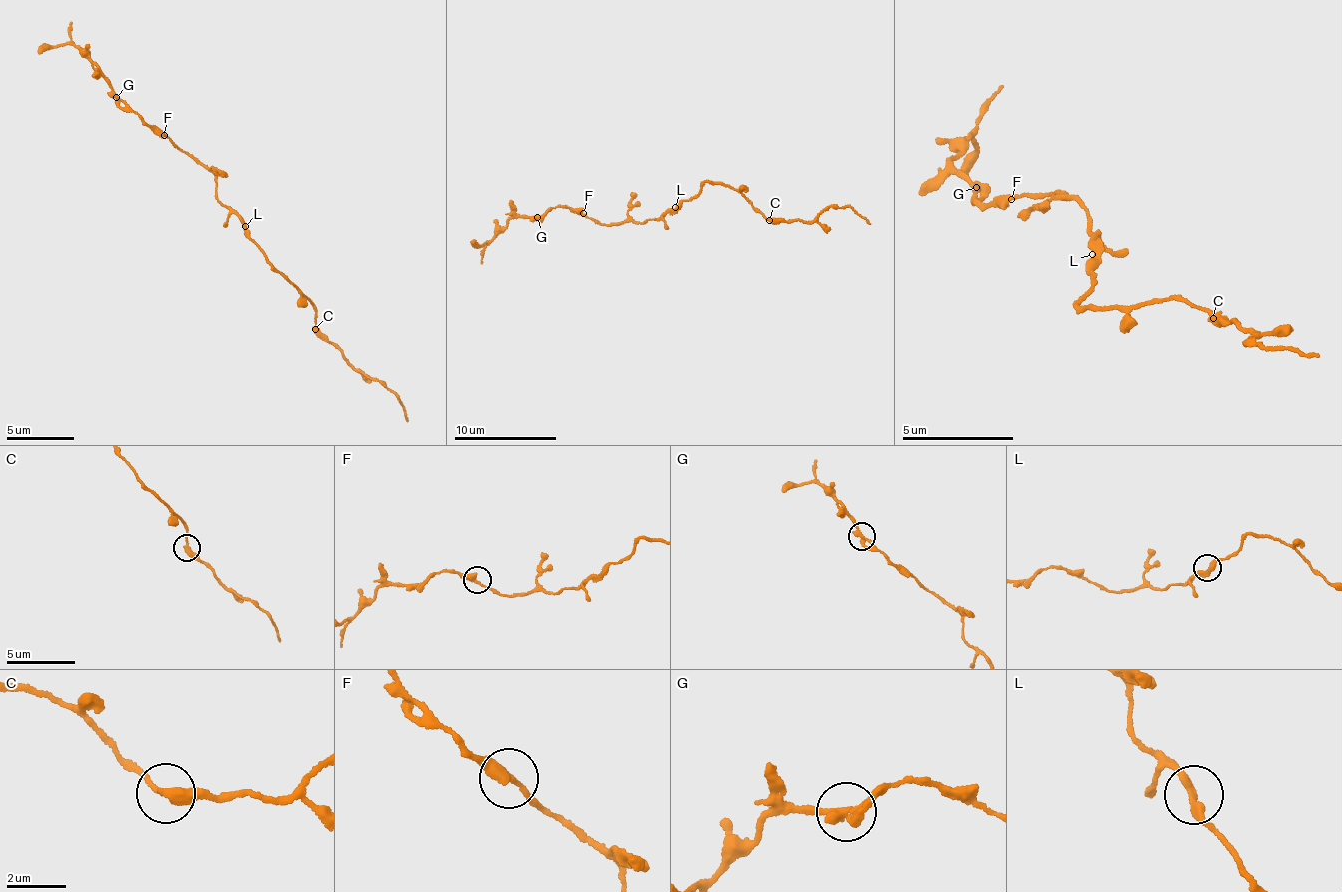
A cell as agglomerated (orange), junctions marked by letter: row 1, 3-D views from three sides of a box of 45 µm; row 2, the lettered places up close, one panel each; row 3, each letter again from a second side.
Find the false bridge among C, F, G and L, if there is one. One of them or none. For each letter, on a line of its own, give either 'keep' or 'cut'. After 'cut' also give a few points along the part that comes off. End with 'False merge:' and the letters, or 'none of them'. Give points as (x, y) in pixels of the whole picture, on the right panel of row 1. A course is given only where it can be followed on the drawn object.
C: keep
F: keep
G: keep
L: keep
False merge: none of them

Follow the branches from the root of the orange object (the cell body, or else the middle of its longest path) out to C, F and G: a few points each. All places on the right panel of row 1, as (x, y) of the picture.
C: (1091, 250), (1096, 270), (1083, 307), (1089, 302), (1113, 309), (1121, 303), (1129, 307), (1177, 300), (1213, 318)
F: (1091, 250), (1093, 232), (1080, 202), (1072, 198), (1067, 202), (1054, 191), (1011, 199)
G: (1091, 250), (1093, 232), (1080, 202), (1054, 191), (1040, 197), (1022, 191), (987, 207), (973, 198), (978, 188)

